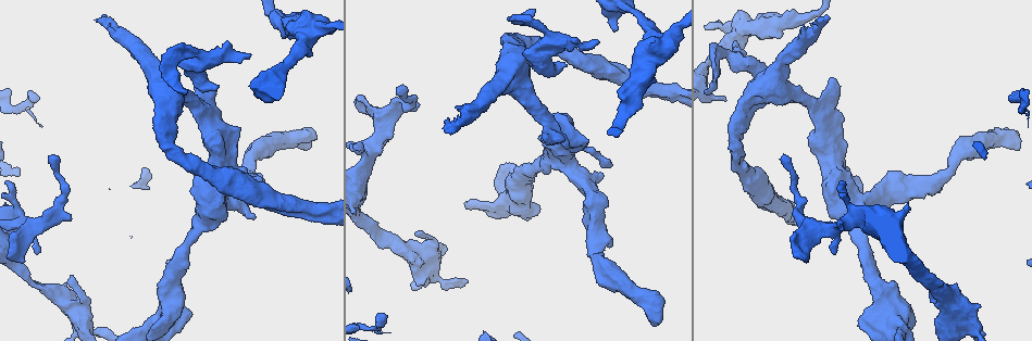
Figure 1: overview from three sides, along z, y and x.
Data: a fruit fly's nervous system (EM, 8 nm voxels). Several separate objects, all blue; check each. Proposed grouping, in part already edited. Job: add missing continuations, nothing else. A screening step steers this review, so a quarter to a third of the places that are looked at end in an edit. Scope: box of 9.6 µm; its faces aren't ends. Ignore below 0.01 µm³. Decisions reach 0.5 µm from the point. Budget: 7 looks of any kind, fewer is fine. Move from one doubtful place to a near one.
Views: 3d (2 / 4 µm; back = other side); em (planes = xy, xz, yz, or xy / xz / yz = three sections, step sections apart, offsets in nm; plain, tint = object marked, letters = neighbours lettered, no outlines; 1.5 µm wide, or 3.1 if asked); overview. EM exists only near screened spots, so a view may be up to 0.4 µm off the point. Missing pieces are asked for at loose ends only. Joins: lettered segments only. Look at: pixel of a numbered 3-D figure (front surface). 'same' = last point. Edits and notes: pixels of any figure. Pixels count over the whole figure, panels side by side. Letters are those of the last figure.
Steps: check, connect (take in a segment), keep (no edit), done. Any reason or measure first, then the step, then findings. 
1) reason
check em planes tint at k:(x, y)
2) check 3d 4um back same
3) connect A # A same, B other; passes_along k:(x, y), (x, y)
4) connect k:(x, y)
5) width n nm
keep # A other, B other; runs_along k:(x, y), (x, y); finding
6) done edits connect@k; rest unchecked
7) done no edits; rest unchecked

branch stops here
check 3d 4um at 1:(399, 86)

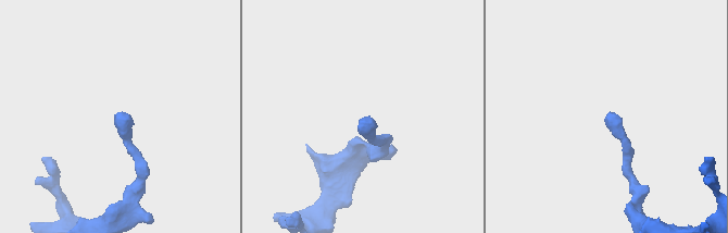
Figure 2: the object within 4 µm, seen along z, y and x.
now the EM
check em planes tint at 2:(605, 118)

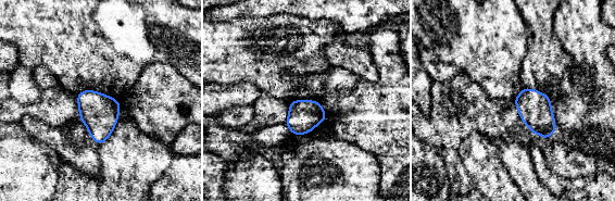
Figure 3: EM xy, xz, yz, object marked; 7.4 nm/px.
see the neighbours
check em planes letters same

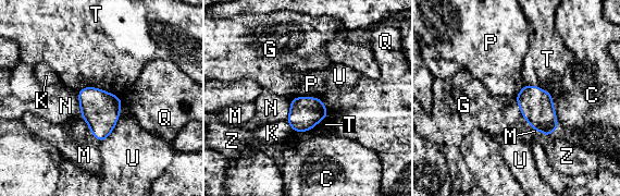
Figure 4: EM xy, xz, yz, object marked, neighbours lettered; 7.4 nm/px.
keep # C other, G other, K other, M other, N other, P other, Q other, T other, U other, Z other; border 4:(321, 98), (295, 97), (293, 99); none of them fits

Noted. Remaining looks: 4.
branch stops here
check em yz step 4 letters at 1:(256, 216)

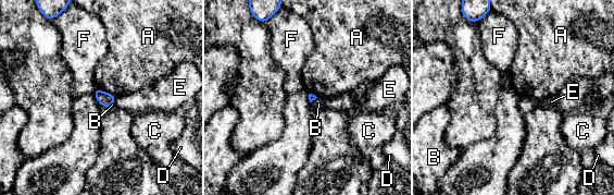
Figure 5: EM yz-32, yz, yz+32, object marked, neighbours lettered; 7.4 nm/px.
cut it another way
check em planes letters same

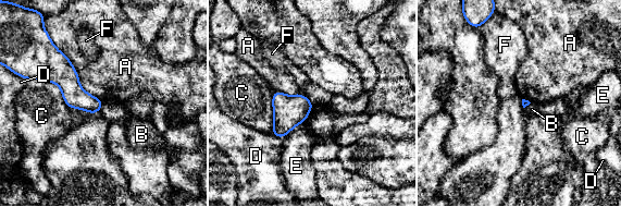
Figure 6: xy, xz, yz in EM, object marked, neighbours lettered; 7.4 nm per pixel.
longest_contact A 550 nm
keep # A other, B other, C other, D other, E other, F other; none of them fits

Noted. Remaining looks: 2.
stops while still wide
check em planes letters at 1:(192, 314)

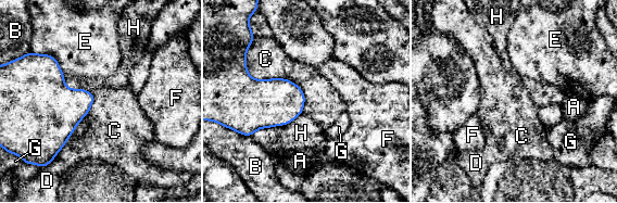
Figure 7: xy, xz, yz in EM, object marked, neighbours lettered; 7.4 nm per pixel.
longest_contact C 600 nm
keep # A other, B other, C other, D other, E other, F other, G other, H other; border 7:(244, 55), (302, 113); none of them fits

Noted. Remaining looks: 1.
done no edits; rest unchecked

